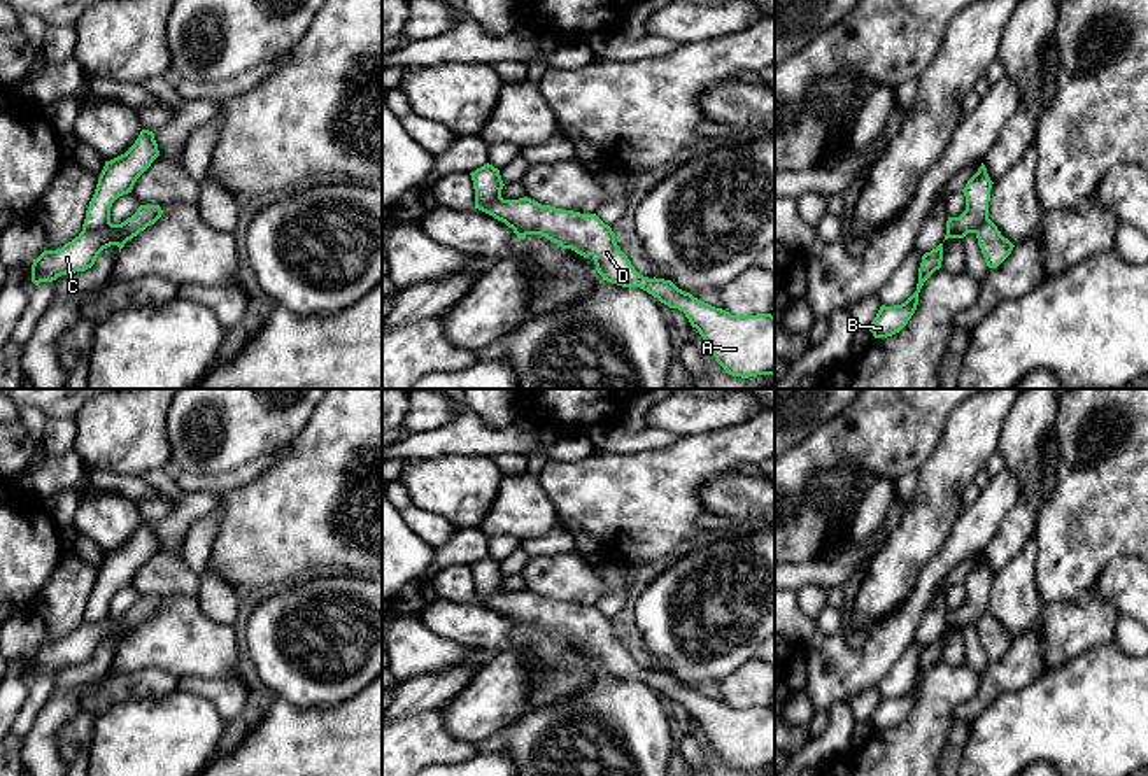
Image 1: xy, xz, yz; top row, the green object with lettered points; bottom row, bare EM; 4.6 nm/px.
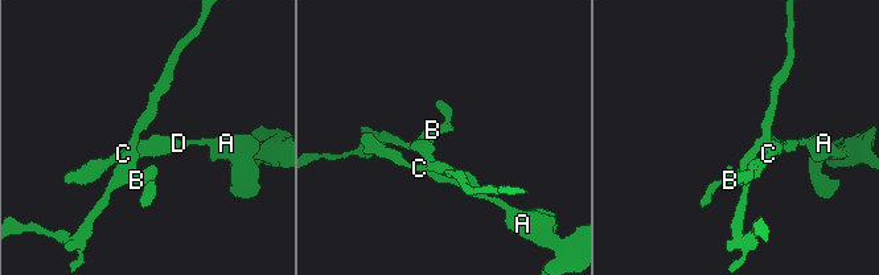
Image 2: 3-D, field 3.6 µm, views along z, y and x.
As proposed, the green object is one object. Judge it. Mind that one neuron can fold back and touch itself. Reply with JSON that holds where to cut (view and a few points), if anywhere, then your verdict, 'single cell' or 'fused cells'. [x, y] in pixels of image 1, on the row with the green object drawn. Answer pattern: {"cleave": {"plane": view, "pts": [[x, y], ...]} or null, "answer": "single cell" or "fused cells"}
{"cleave": {"plane": "xy", "pts": [[109, 221], [99, 228], [83, 230]]}, "answer": "fused cells"}

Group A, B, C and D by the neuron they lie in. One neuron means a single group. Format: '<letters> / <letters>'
A C D / B

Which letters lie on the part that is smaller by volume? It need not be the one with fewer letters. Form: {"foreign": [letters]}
{"foreign": ["A", "C", "D"]}

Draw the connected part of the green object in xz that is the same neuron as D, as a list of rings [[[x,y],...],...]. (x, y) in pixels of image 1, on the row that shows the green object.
[[[528,196],[496,200],[475,208],[514,229],[521,240],[542,235],[563,249],[592,257],[598,273],[622,287],[640,287],[670,308],[685,314],[715,361],[733,377],[775,375],[775,317],[731,315],[678,289],[671,280],[640,275],[615,242],[615,233],[596,214],[542,205]]]

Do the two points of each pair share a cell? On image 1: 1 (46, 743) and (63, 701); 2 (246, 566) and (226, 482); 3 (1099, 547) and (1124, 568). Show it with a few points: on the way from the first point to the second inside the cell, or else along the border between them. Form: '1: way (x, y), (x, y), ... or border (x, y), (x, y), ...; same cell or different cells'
1: way (46, 733), (48, 720), (56, 712); same cell
2: border (265, 472), (242, 486), (209, 498); different cells
3: border (1129, 554), (1117, 556), (1105, 566), (1092, 594); different cells

